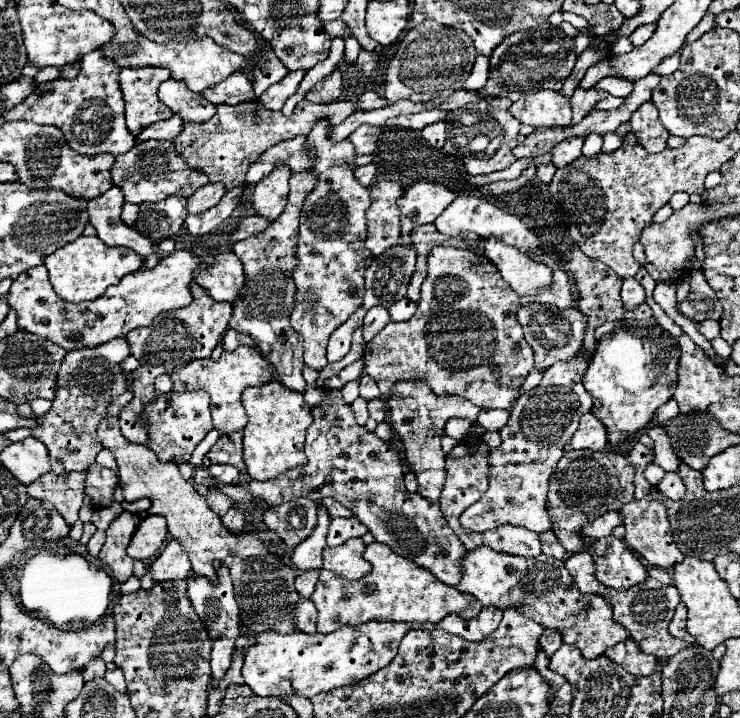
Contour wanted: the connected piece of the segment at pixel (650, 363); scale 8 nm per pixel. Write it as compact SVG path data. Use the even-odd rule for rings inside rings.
M617 327L599 339L597 351L583 375L583 383L593 399L591 413L605 425L613 449L639 429L647 427L655 411L673 397L677 367L677 341L661 327L651 327L645 335L635 335Z

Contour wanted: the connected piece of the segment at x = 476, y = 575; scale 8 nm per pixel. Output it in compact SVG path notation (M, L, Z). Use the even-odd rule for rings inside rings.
M483 545L467 551L461 561L461 581L457 591L477 597L483 605L493 605L497 609L517 607L525 617L535 619L543 627L561 631L563 641L575 645L585 659L595 659L605 653L605 649L625 641L629 635L625 627L613 621L613 609L599 595L579 595L573 577L565 569L565 563L547 555L539 557L513 557L507 553L493 551Z

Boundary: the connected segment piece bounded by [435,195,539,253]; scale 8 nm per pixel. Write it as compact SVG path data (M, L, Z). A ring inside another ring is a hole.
M457 195L457 199L435 219L435 227L446 237L456 237L460 232L468 233L472 231L481 235L483 239L493 235L507 245L515 245L523 253L527 253L527 249L539 247L539 239L533 235L533 231L529 231L525 227L525 223L517 215L511 215L511 213L499 209L497 205L493 205L491 201L487 201L483 197L473 197L473 195Z

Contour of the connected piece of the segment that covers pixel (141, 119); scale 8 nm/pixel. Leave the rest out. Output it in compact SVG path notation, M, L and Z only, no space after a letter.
M159 67L121 69L119 83L125 99L127 127L133 135L139 135L155 121L173 117L173 111L157 99L157 87L169 77L169 71Z

